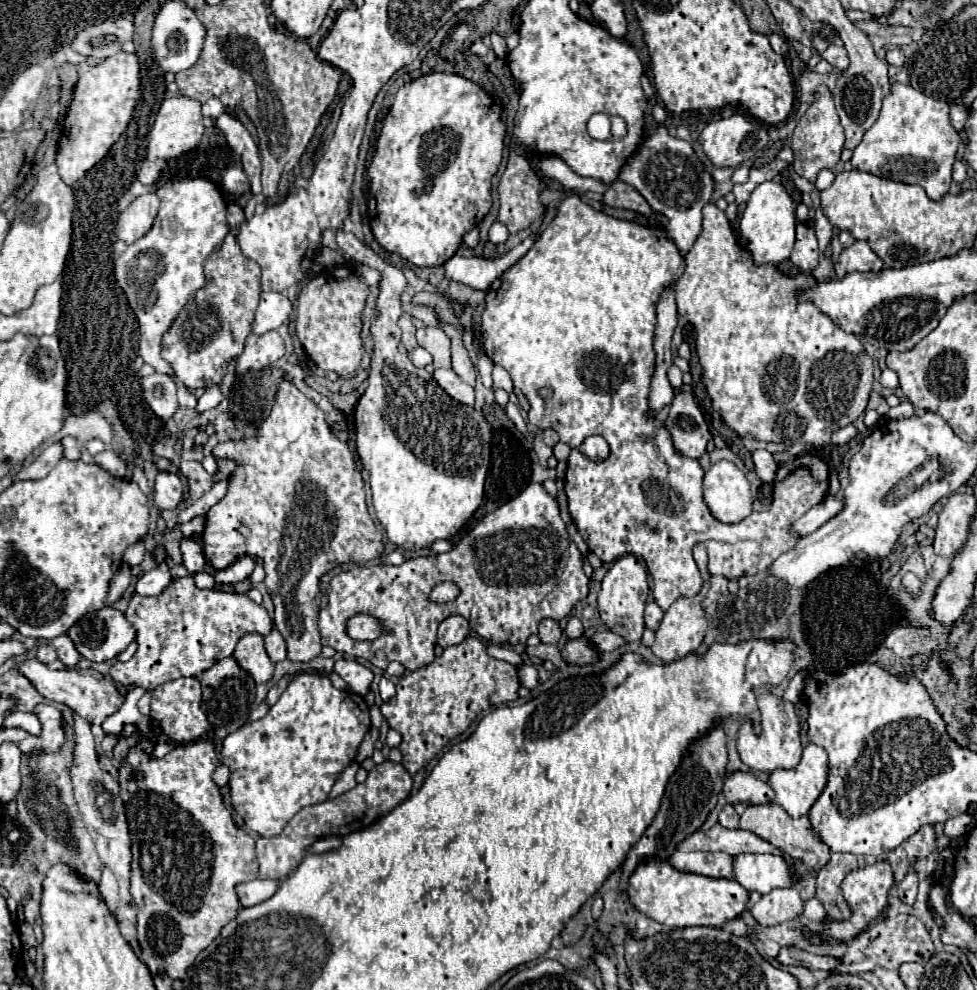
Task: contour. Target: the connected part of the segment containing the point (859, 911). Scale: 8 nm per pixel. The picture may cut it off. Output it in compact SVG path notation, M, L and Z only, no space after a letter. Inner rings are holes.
M877 861L877 863L869 865L869 867L851 871L841 883L843 897L847 899L847 903L851 905L851 911L853 911L851 919L849 921L831 919L829 923L823 925L823 933L821 935L829 937L829 939L835 939L835 941L853 939L863 927L867 927L871 921L875 921L877 915L883 911L883 907L887 905L887 893L889 893L891 887L893 887L893 875L891 875L891 867L887 865L887 861Z

